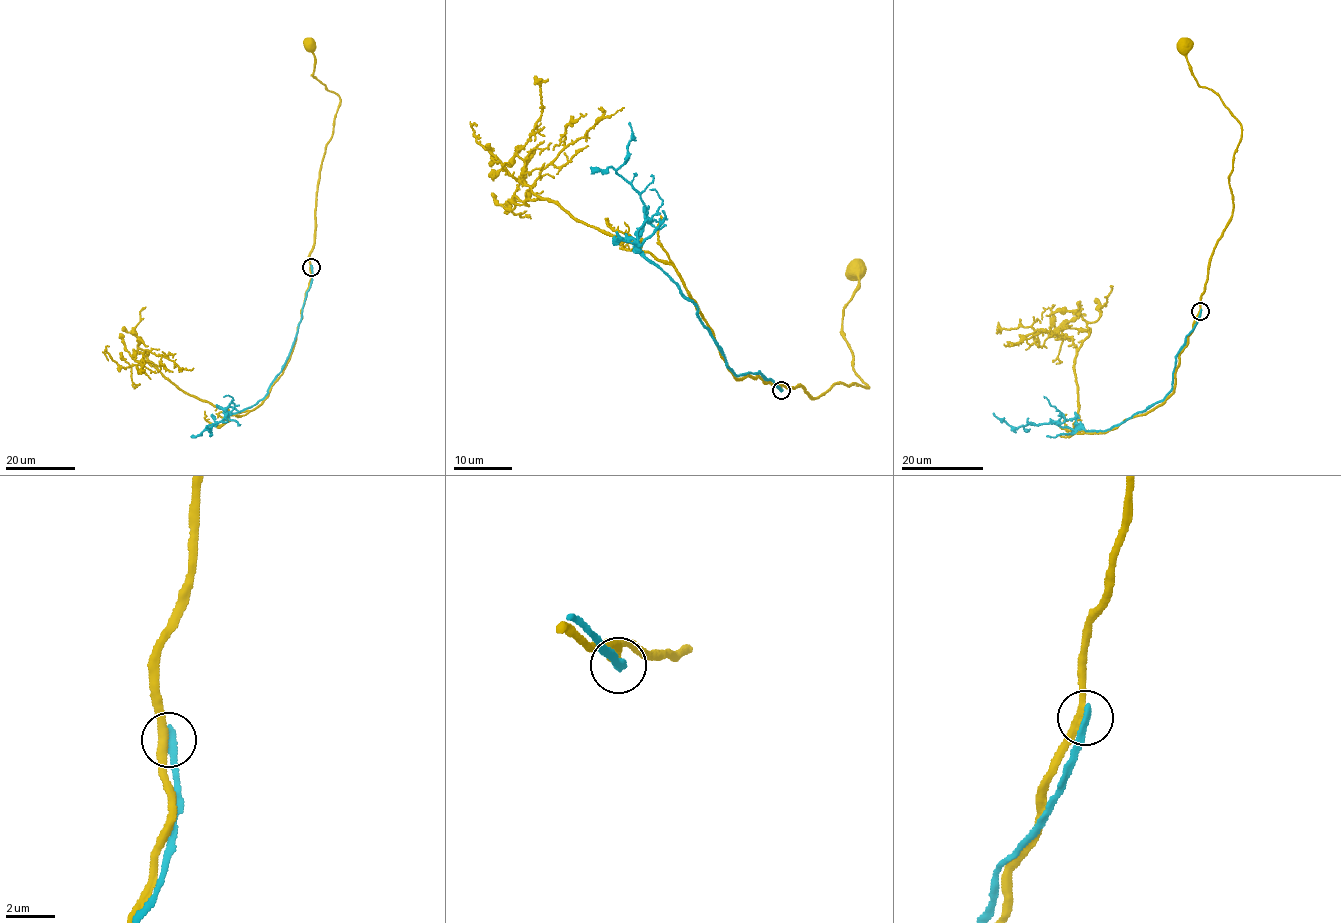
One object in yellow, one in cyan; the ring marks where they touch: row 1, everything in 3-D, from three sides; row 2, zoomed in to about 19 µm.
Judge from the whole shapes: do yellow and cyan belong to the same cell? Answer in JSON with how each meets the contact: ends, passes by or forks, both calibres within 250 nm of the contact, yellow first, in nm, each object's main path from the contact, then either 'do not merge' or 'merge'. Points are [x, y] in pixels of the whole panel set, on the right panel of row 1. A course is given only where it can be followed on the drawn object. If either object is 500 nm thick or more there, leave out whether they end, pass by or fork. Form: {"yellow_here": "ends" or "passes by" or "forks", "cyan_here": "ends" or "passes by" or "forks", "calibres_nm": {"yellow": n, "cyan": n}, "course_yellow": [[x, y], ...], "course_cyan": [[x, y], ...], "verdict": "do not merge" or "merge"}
{"yellow_here": "passes by", "cyan_here": "ends", "calibres_nm": {"yellow": 320, "cyan": 320}, "course_yellow": [[1200, 311], [1209, 258], [1231, 215], [1233, 196], [1228, 176], [1241, 127], [1219, 96], [1197, 82], [1184, 45]], "course_cyan": [[1201, 311], [1177, 355], [1171, 391], [1110, 429], [1082, 430], [1031, 422], [1011, 427], [993, 413]], "verdict": "do not merge"}

